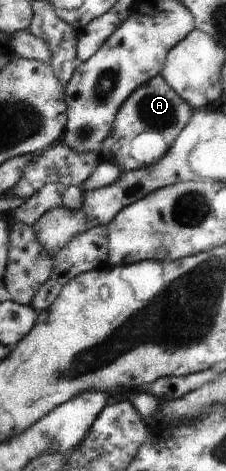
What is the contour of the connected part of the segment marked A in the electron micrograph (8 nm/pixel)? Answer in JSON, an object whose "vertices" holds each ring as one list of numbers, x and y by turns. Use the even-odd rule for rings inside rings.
{"vertices":[[162,74,155,77,153,81,147,82,145,86,138,87,135,95,129,95,125,103,127,107,123,107,123,111,119,111,119,119,115,119,115,131,111,131,111,139,107,139,107,143,102,143,100,156,102,161,115,161,116,165,123,165,127,169,139,168,135,161,127,161,127,151,135,135,155,127,161,135,165,135,165,141,173,145,175,138,182,133,192,118,191,107,166,82,166,79,163,79]]}

